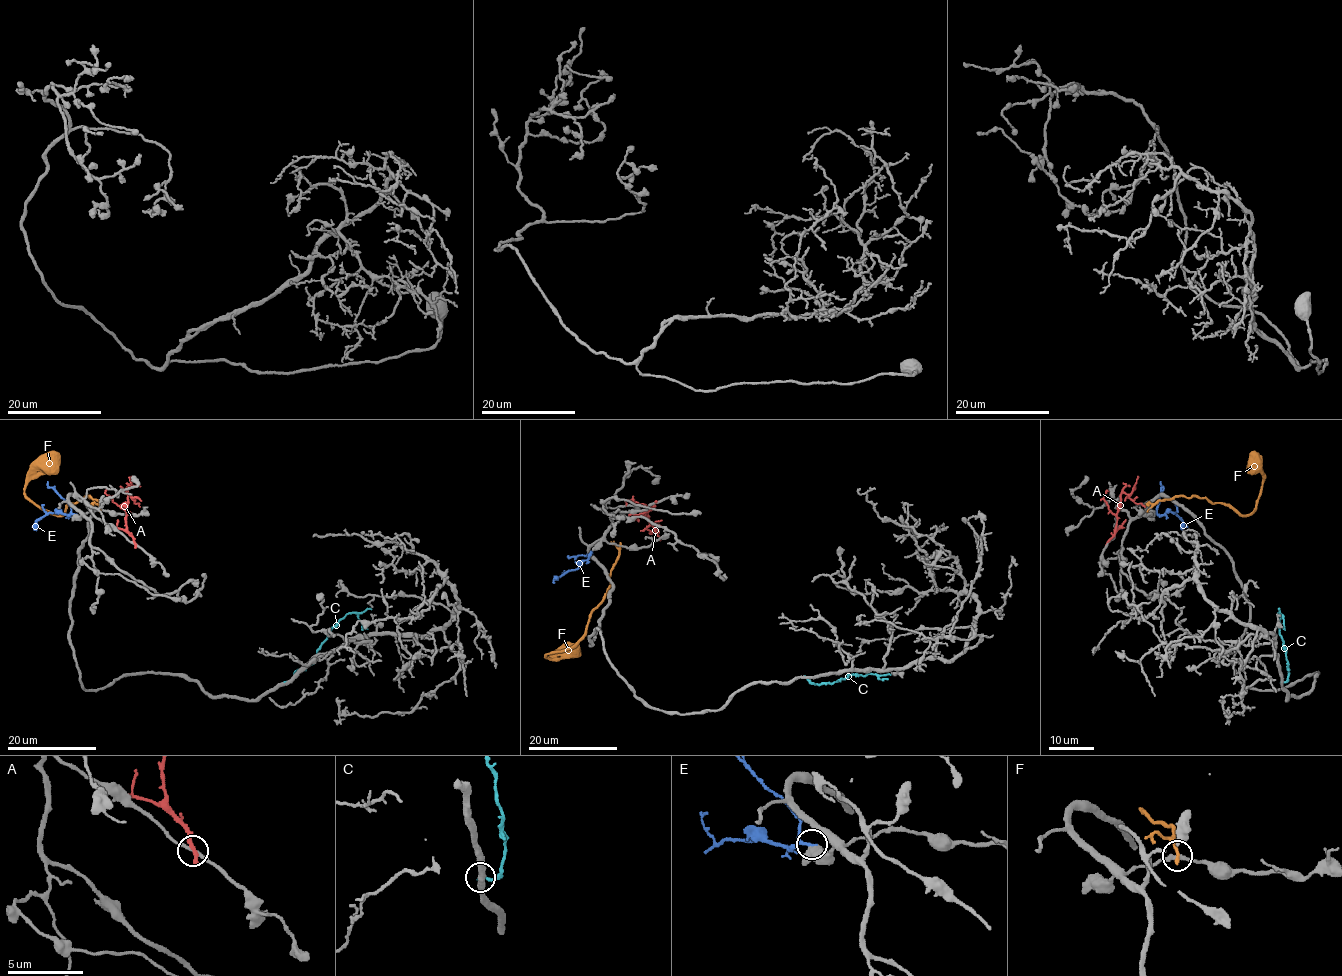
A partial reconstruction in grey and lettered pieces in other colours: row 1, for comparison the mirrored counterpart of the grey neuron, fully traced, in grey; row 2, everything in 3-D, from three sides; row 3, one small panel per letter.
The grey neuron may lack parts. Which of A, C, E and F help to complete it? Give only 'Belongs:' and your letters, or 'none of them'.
Belongs: none of them

